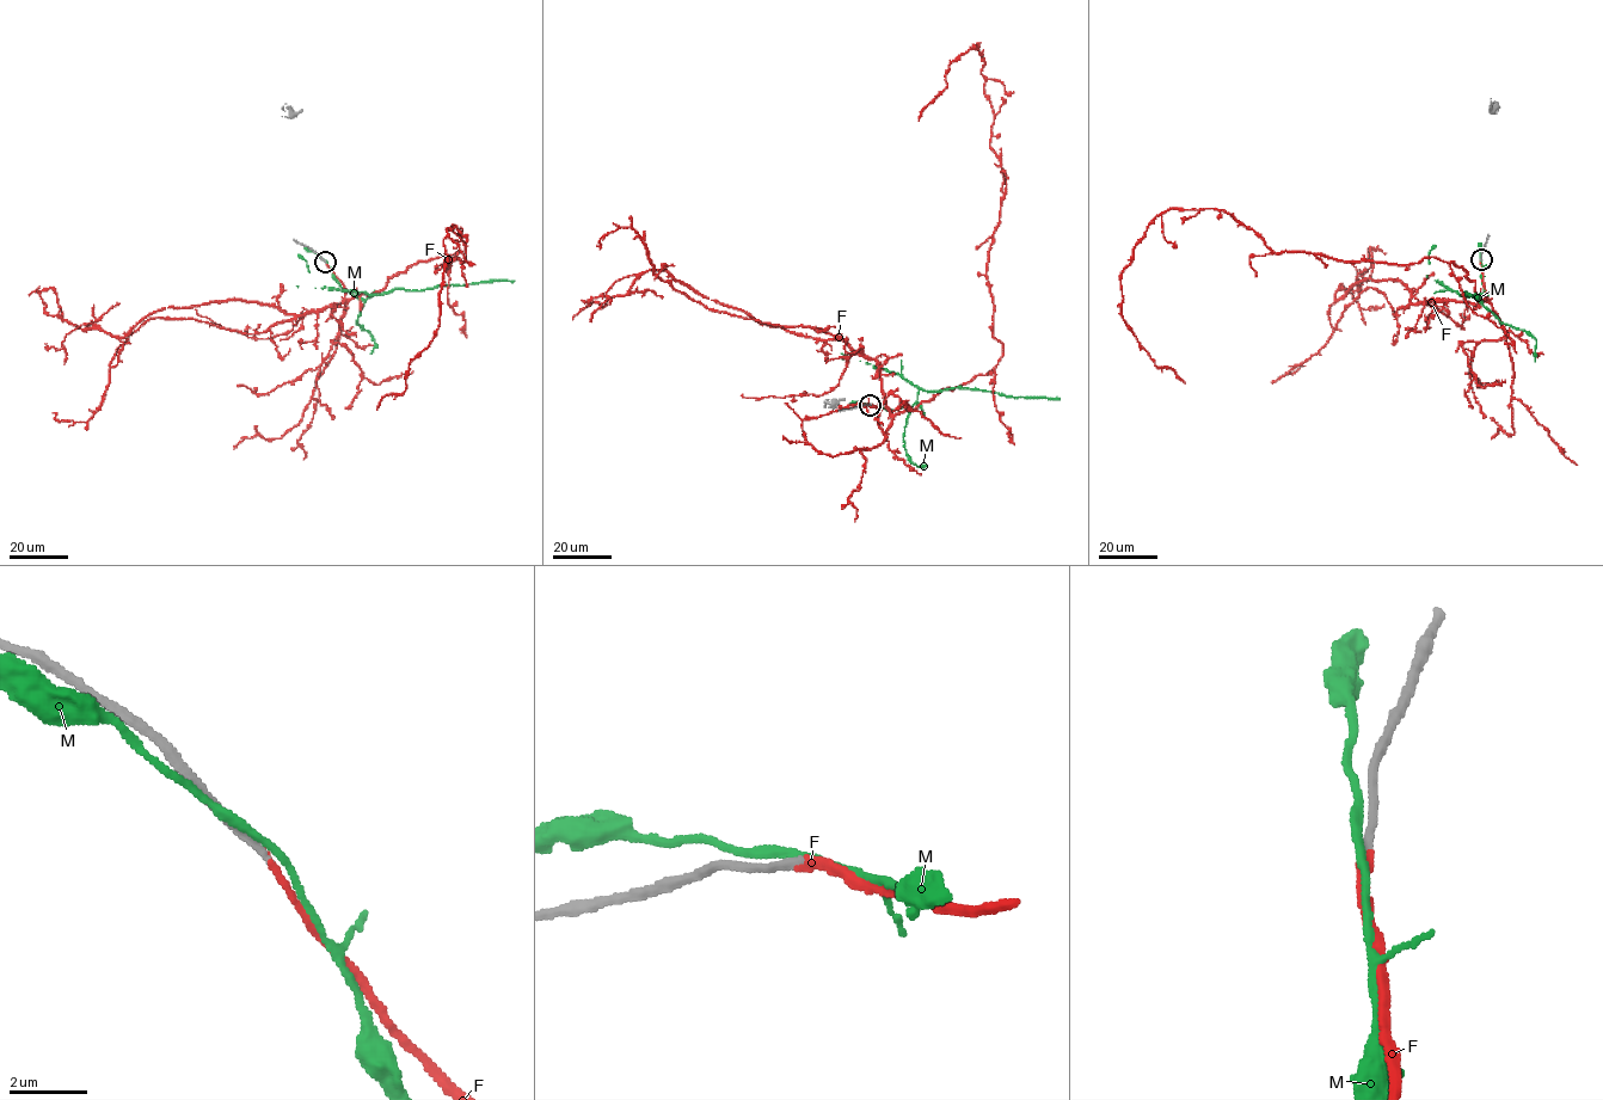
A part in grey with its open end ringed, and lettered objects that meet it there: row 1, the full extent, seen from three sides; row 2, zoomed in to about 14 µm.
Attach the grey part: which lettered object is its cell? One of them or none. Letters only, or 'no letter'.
F

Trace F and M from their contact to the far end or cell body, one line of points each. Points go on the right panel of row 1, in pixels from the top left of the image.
F: (1481, 258), (1487, 300), (1435, 257), (1275, 253), (1222, 210), (1168, 208), (1121, 275), (1122, 313), (1185, 382)
M: (1481, 258), (1484, 289), (1480, 300), (1463, 295), (1465, 292), (1462, 295), (1478, 296)

